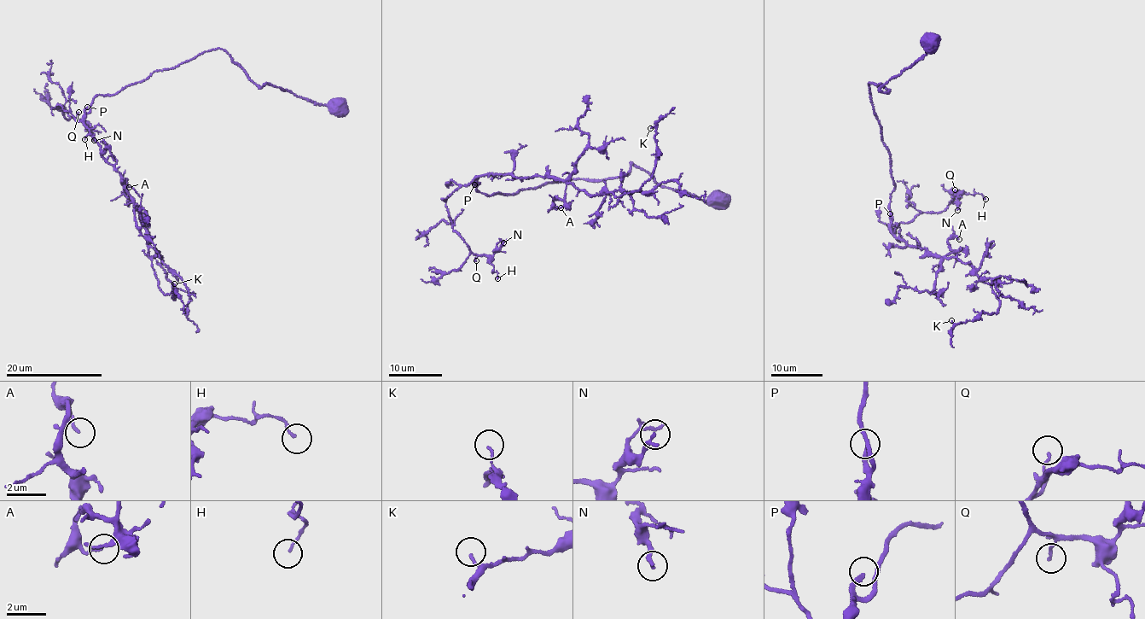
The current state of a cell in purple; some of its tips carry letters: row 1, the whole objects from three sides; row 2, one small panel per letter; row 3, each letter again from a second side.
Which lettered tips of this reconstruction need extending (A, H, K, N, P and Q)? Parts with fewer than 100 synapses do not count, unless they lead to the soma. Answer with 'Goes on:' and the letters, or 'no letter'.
Goes on: P

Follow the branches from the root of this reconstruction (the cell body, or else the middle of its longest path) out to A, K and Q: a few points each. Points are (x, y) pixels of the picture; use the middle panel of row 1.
A: (476, 189), (479, 176), (489, 173), (546, 176), (566, 183), (564, 197), (553, 199), (560, 207)
K: (476, 189), (480, 175), (508, 173), (546, 176), (594, 195), (630, 193), (652, 177), (658, 149), (650, 128)
Q: (476, 189), (479, 183), (476, 178), (461, 185), (447, 198), (445, 207), (453, 230), (468, 245), (476, 260)

